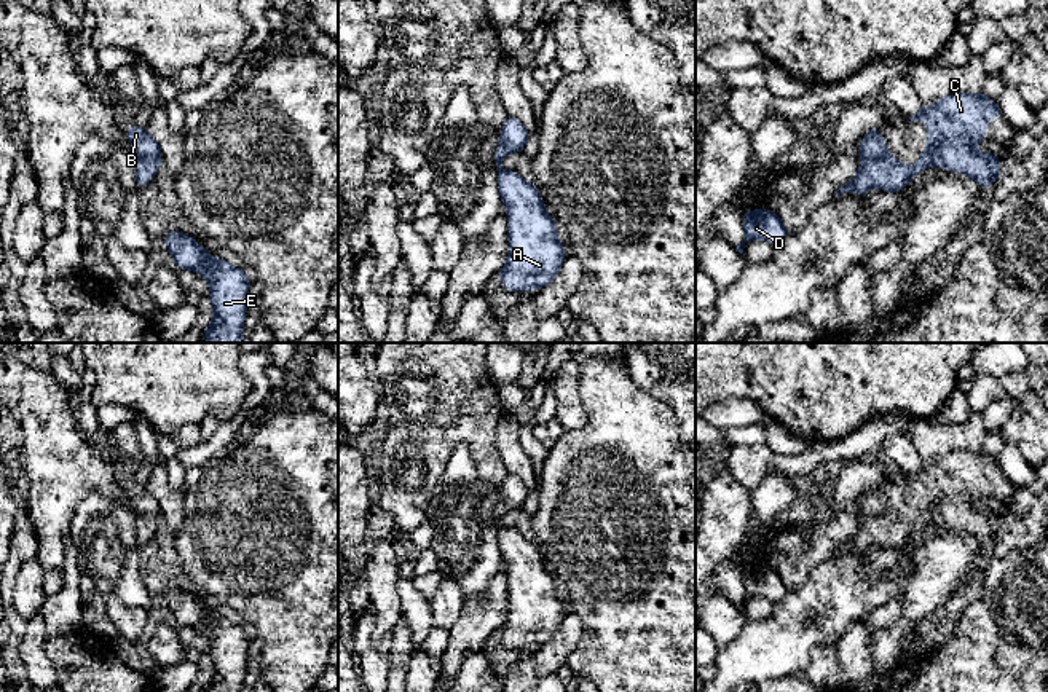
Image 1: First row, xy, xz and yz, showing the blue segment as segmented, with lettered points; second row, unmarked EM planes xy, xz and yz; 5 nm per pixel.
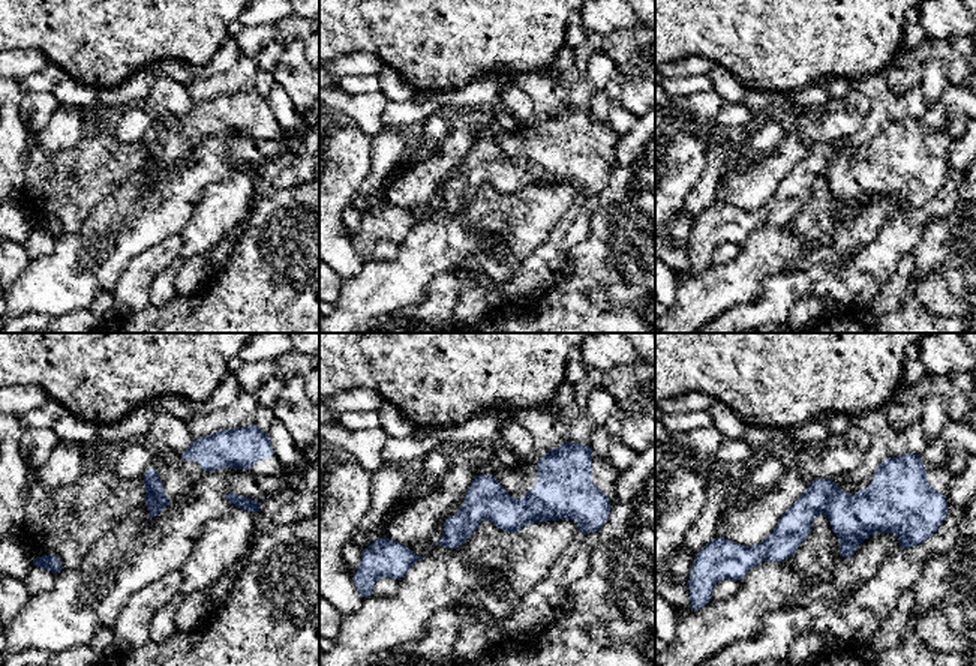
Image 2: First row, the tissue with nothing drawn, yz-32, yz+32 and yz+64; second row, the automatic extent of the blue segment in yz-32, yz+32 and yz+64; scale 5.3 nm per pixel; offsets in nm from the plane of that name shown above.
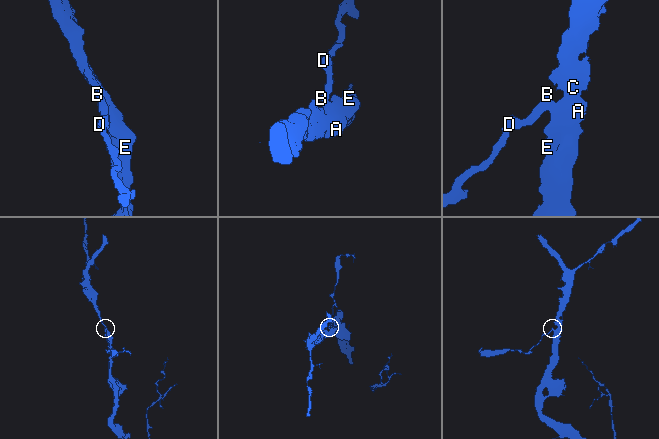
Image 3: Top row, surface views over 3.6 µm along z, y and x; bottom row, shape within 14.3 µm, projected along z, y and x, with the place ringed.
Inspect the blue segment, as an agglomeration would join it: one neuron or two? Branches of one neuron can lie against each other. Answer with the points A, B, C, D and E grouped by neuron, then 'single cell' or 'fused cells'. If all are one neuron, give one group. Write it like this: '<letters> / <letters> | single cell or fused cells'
A B C D E | single cell

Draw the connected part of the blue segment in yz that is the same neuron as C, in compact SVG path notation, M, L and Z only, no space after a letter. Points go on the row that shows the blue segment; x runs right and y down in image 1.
M984 91L981 94L954 92L930 107L920 107L916 115L906 118L927 123L927 150L919 153L920 158L912 166L896 161L879 128L873 128L858 144L857 175L834 196L844 191L863 196L871 188L898 193L917 172L930 166L963 172L986 190L1000 177L1000 159L994 153L978 153L976 147L986 134L986 121L1000 116L1003 116L1000 105Z

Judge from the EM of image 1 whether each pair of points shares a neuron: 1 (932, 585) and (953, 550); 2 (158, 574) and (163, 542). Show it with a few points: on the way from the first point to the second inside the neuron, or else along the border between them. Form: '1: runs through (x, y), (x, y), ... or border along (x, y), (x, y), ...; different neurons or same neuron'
1: runs through (932, 577), (948, 558); same neuron
2: runs through (158, 566), (160, 550); same neuron

